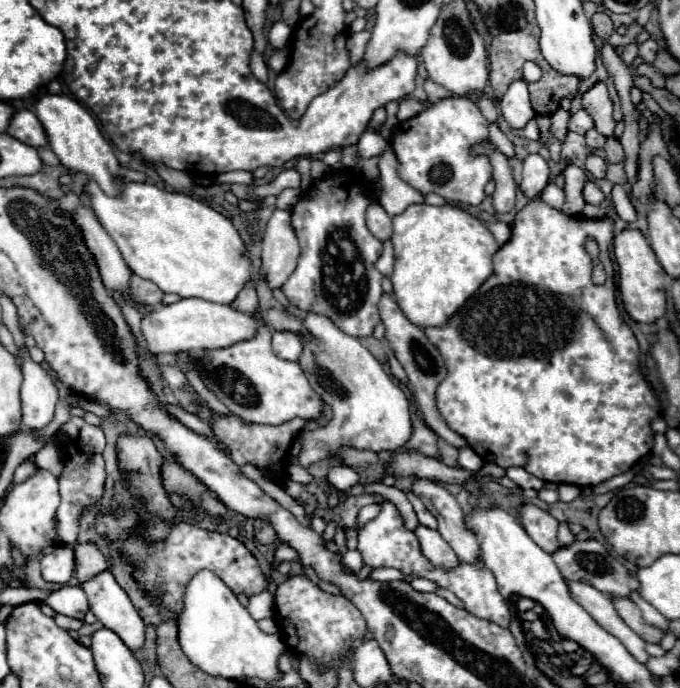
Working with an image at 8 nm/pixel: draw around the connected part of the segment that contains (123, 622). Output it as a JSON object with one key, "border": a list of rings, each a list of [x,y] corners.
{"border":[[[106,569],[102,571],[102,575],[96,575],[94,579],[86,581],[80,585],[84,589],[84,593],[88,595],[88,601],[90,601],[90,611],[98,617],[98,621],[112,629],[124,643],[130,651],[138,651],[144,647],[144,637],[146,637],[146,625],[142,621],[142,617],[138,615],[138,611],[134,609],[132,601],[128,599],[128,595],[124,593],[124,589],[116,583],[116,579],[112,577],[112,573]]]}

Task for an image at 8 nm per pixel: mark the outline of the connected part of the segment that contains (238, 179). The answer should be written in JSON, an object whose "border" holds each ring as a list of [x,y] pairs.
{"border":[[[228,171],[228,173],[220,173],[218,175],[218,181],[234,181],[234,183],[250,185],[254,181],[254,177],[248,171]]]}

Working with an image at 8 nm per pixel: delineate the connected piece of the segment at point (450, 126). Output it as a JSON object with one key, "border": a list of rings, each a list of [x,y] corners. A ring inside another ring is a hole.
{"border":[[[450,97],[450,99],[440,99],[420,115],[412,117],[410,121],[404,121],[396,127],[394,137],[392,137],[392,147],[398,157],[398,173],[400,177],[418,189],[420,193],[438,193],[450,203],[468,203],[468,205],[480,205],[484,201],[484,187],[492,179],[492,167],[490,161],[484,155],[472,155],[470,149],[474,143],[480,143],[488,139],[488,121],[484,115],[478,111],[478,107],[464,99],[464,97]]]}

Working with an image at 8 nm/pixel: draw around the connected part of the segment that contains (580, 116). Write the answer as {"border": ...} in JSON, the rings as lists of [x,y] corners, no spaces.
{"border":[[[580,109],[578,113],[574,113],[570,117],[570,123],[568,123],[568,129],[570,131],[576,131],[576,133],[588,133],[590,129],[594,129],[594,119],[590,117],[590,113],[586,109]]]}

